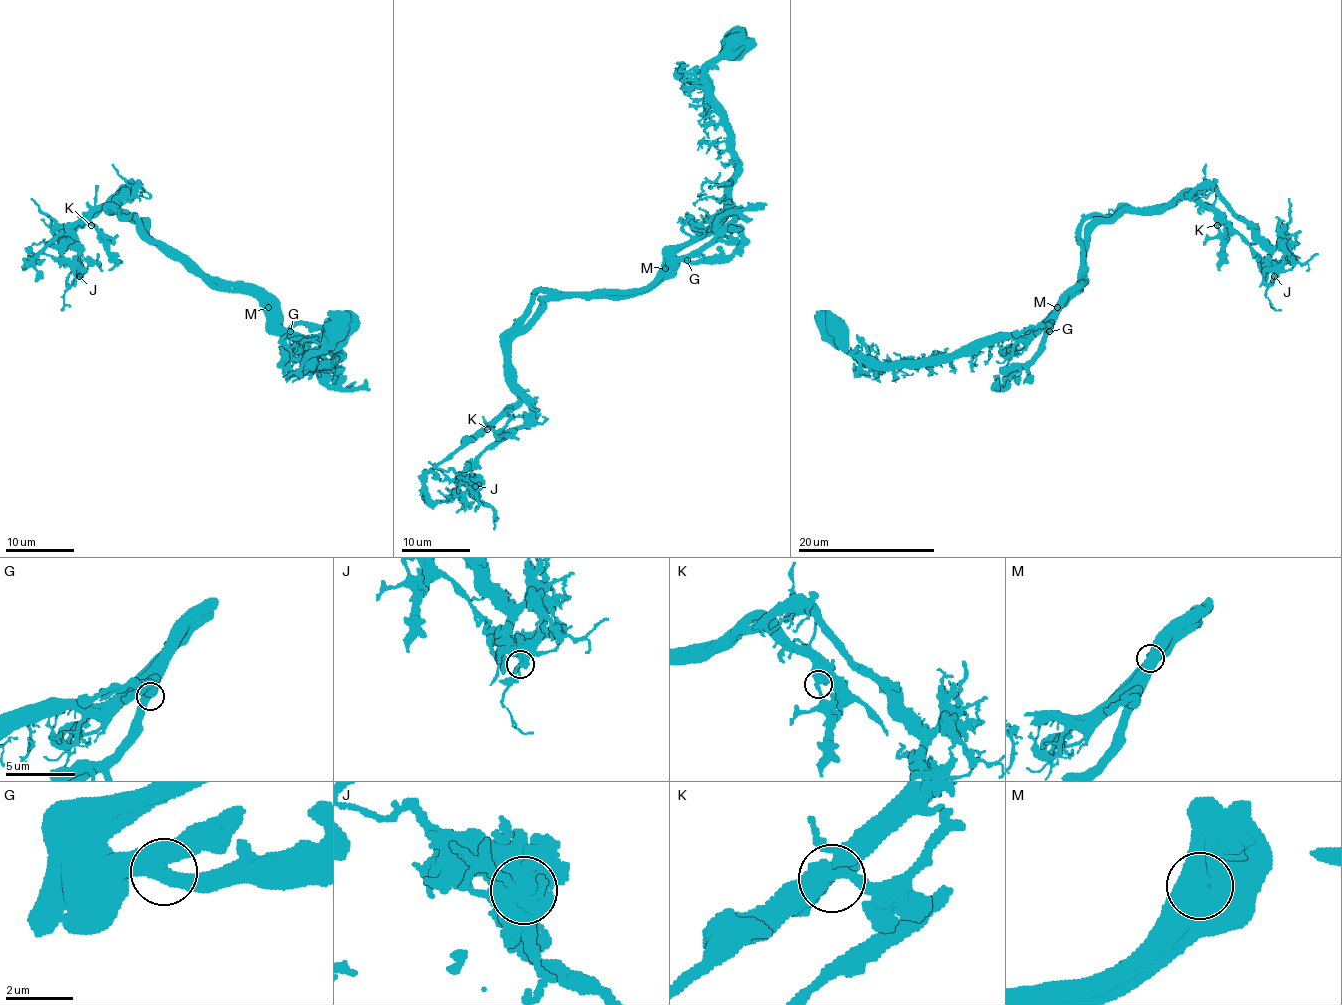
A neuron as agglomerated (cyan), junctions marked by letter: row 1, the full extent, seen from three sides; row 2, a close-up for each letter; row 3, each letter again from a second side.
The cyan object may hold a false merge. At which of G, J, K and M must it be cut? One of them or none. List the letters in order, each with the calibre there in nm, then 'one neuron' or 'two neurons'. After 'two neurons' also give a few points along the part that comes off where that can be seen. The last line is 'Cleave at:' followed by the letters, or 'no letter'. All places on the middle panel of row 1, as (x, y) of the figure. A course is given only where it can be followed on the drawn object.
G: 460 nm thick; one neuron
J: 400 nm thick; one neuron
K: 460 nm thick; one neuron
M: 1000 nm thick; two neurons; foreign part runs (664, 269), (644, 288), (552, 295), (511, 341), (509, 386), (518, 400), (427, 475), (425, 494), (441, 503)
Cleave at: M

